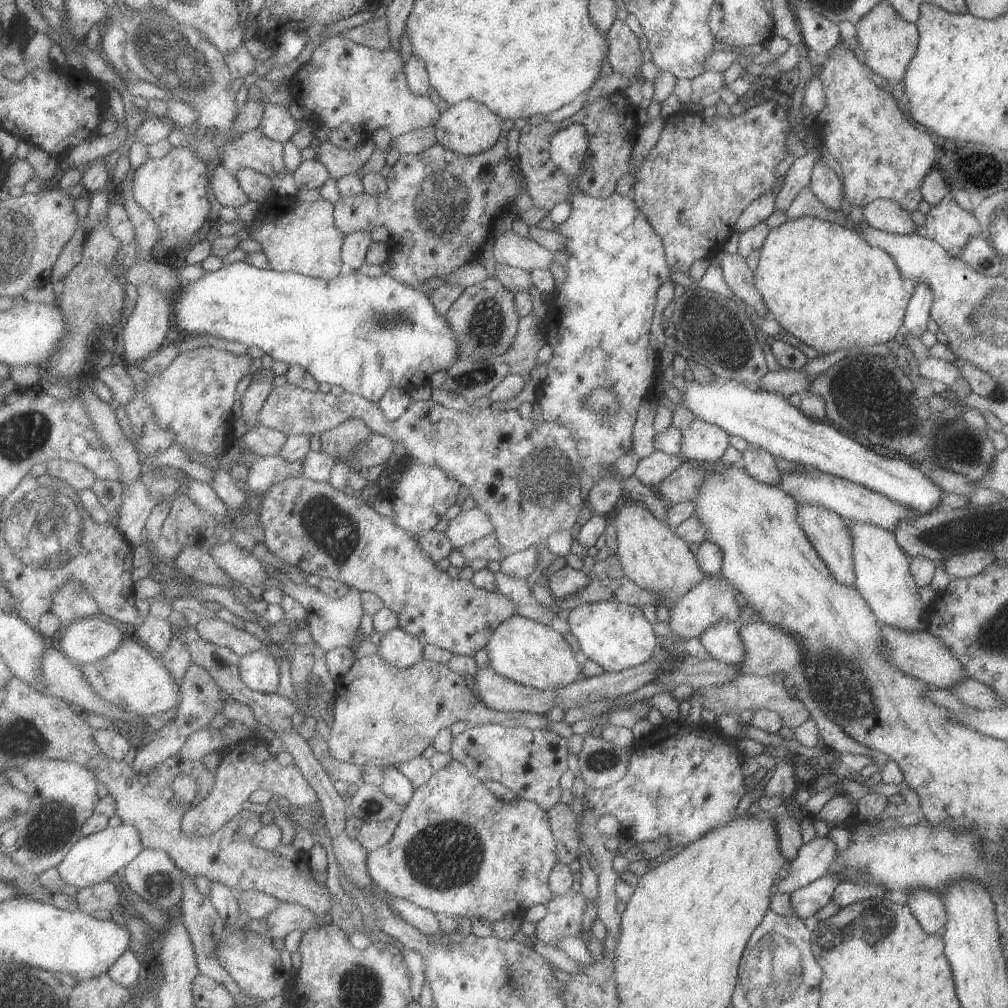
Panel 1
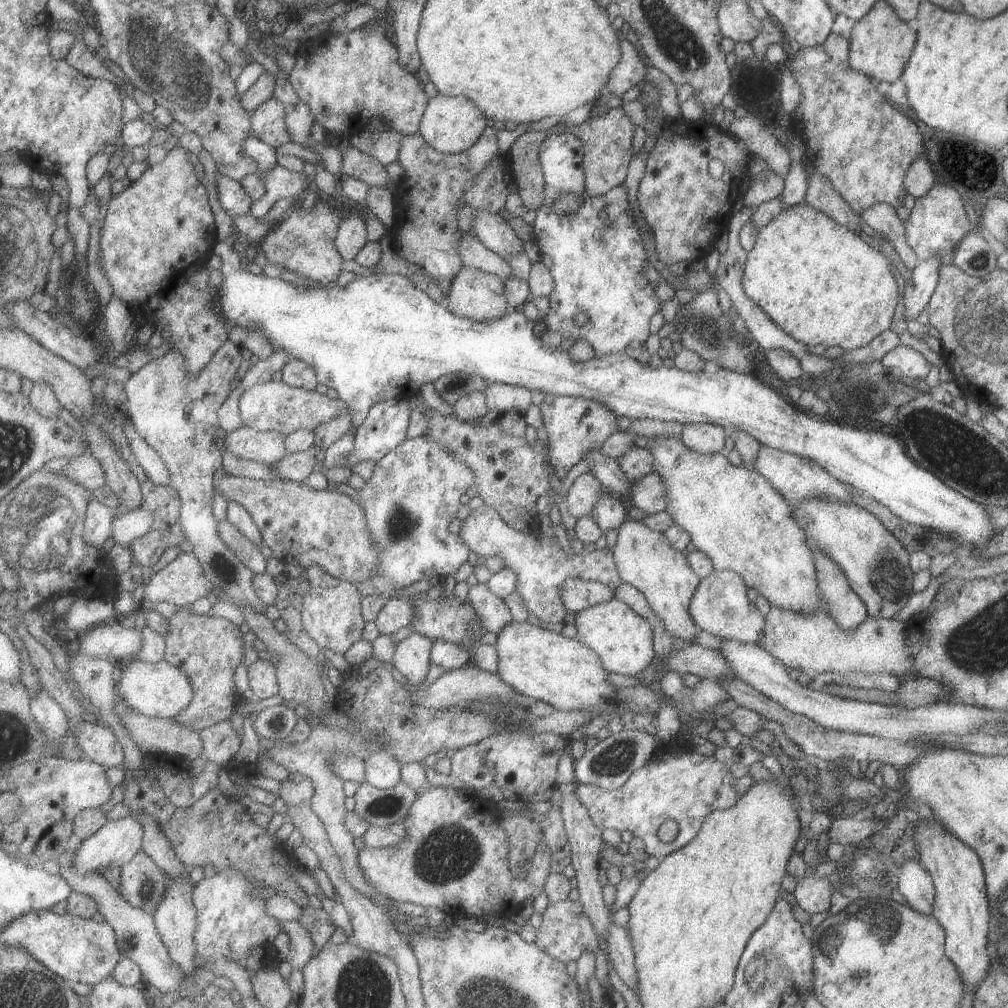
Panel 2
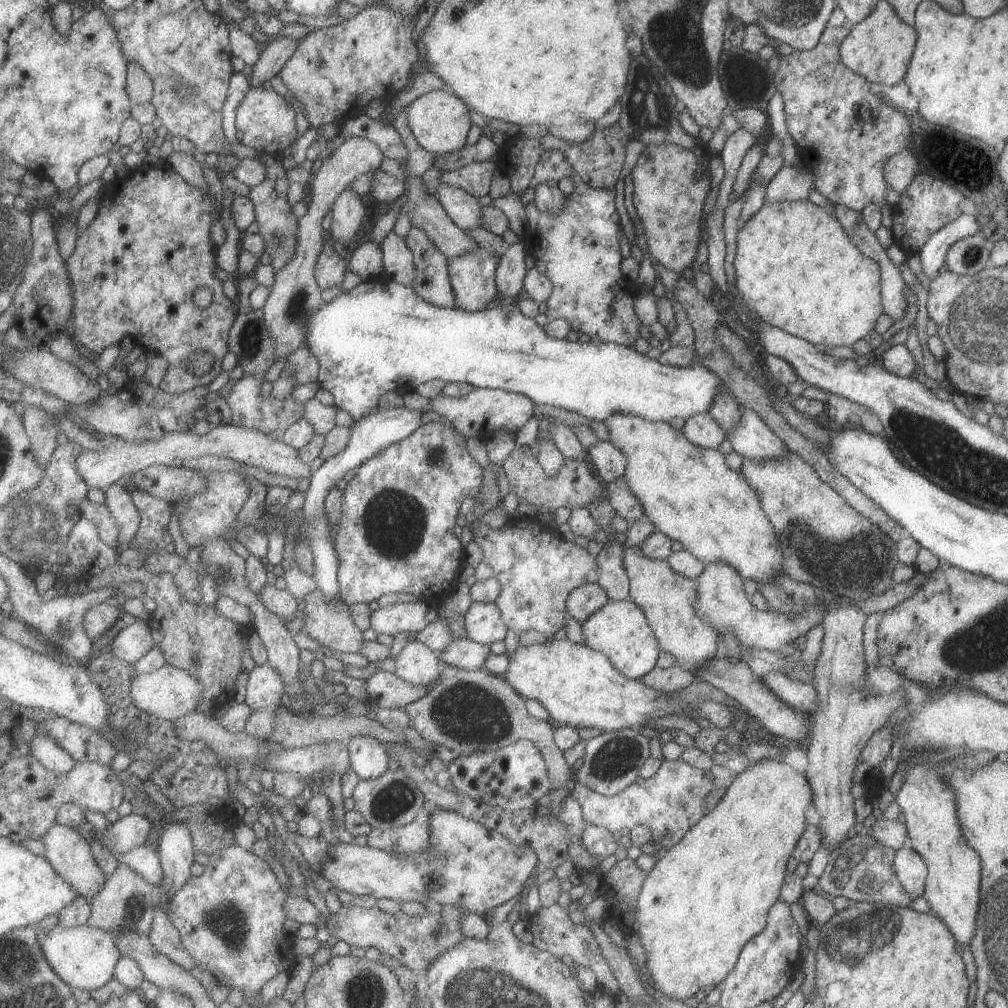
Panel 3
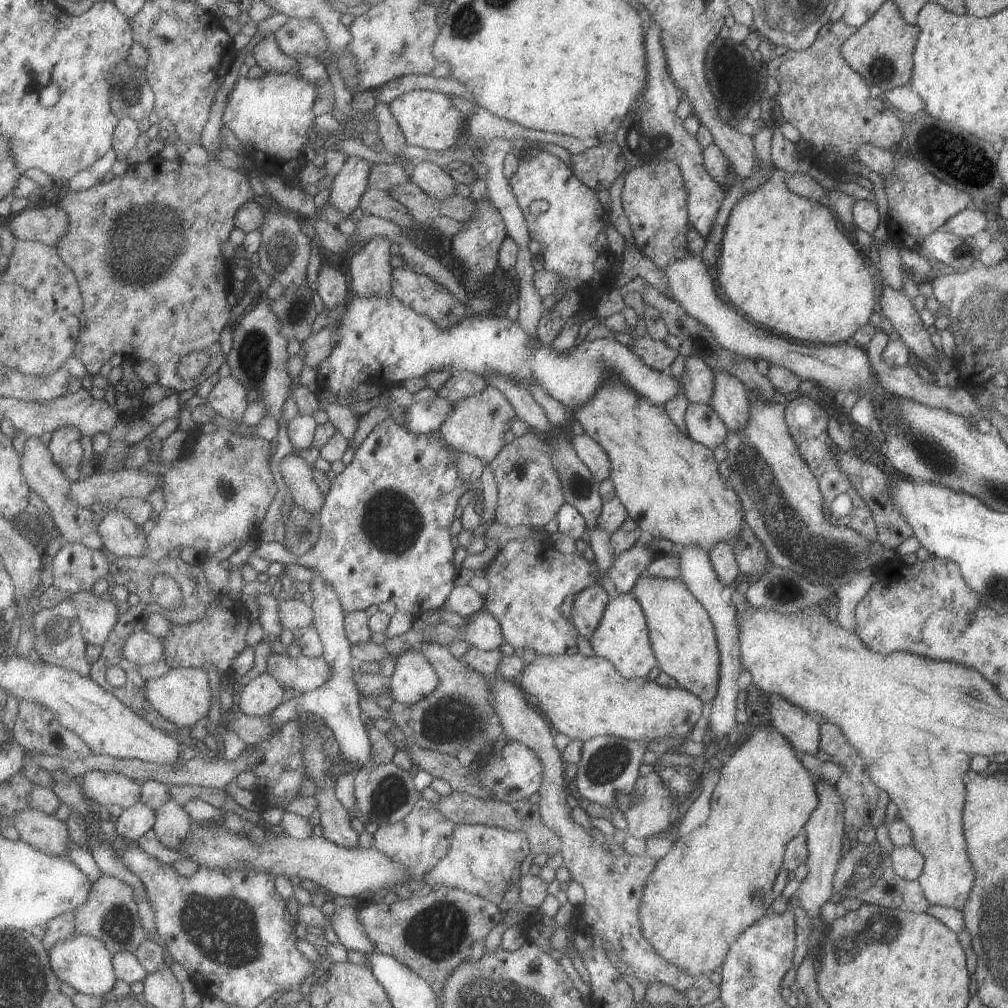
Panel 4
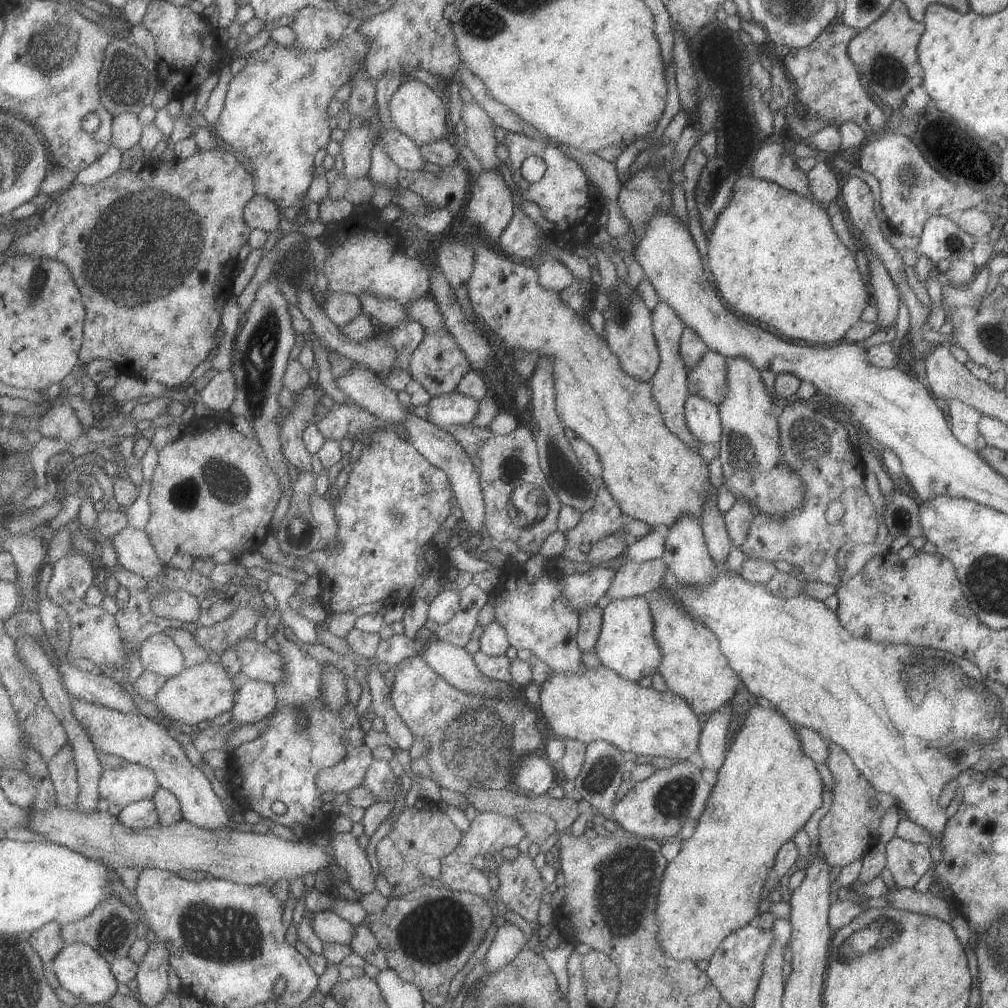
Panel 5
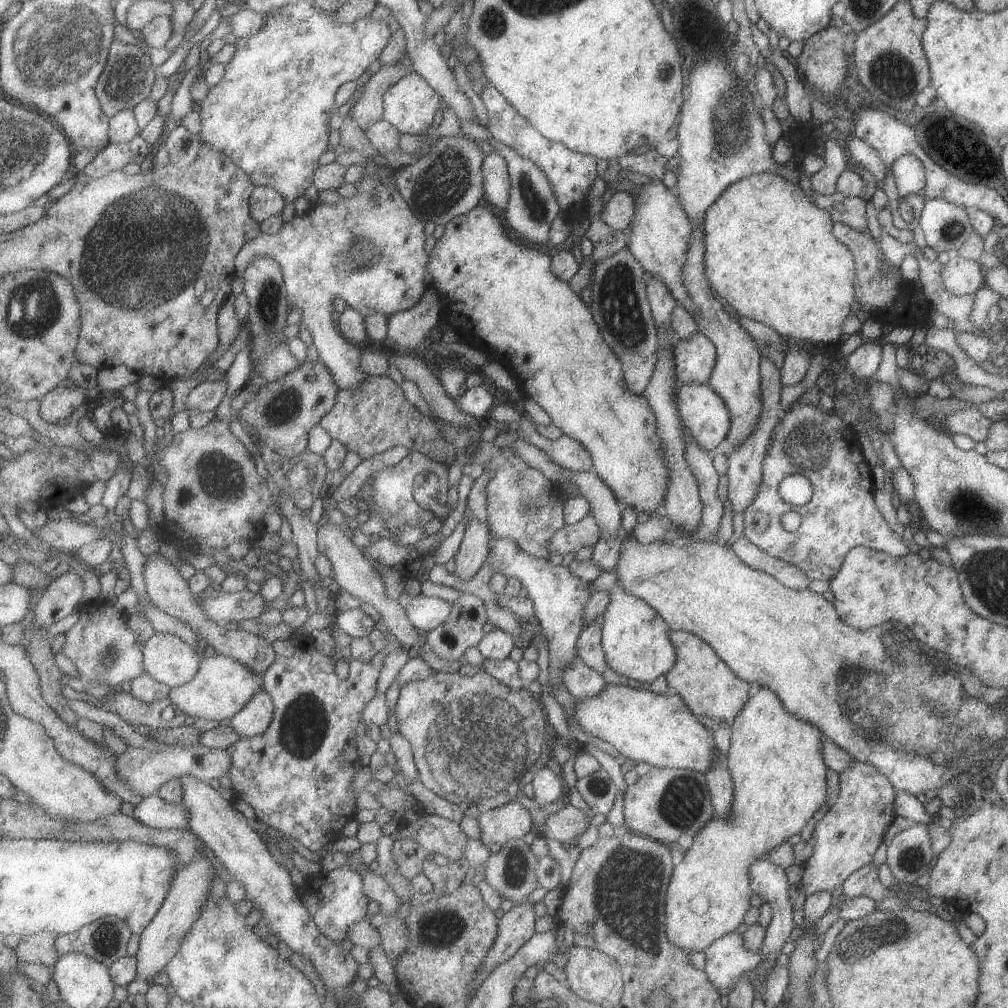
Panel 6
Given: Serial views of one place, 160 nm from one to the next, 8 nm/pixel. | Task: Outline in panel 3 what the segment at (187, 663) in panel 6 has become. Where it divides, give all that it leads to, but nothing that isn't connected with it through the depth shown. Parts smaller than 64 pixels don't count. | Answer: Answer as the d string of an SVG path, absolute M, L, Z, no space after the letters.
M136 620L132 625L124 627L109 644L116 657L135 664L156 645L154 634L149 623Z

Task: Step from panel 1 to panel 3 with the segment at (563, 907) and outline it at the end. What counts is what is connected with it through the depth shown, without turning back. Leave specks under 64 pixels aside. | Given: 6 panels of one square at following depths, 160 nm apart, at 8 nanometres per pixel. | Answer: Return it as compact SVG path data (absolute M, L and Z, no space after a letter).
M556 902L548 907L542 906L535 916L529 918L529 926L533 946L538 947L539 950L550 952L557 958L568 955L575 966L590 968L596 976L598 986L605 987L613 996L616 996L619 990L617 979L603 958L595 937L584 923L571 923L569 915L567 915L567 908L557 905Z

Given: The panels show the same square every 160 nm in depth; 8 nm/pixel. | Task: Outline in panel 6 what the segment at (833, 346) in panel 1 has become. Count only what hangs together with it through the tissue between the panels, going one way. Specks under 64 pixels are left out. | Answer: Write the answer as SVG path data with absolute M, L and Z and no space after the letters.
M754 173L741 178L741 180L733 182L731 186L727 186L723 190L723 194L705 210L705 216L703 216L704 276L707 278L711 290L717 293L721 302L727 303L743 318L769 326L785 340L799 340L814 346L833 344L837 340L843 340L841 326L845 322L845 317L850 314L851 303L855 301L855 296L853 296L855 264L851 252L833 237L832 224L829 214L817 209L815 204L806 198L798 184L793 184L781 176L771 173Z

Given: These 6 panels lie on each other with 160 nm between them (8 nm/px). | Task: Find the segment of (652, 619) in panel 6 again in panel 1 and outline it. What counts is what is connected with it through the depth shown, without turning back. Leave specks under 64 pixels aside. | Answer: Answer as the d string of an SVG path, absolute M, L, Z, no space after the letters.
M599 601L585 603L564 615L568 631L578 641L579 654L595 661L603 671L615 672L648 661L657 651L656 636L640 608L625 603Z

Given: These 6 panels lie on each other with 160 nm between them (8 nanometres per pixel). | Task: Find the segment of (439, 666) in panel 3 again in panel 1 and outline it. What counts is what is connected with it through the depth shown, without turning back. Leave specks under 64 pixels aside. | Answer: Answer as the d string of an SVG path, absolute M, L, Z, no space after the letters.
M400 626L384 634L378 647L378 654L399 668L413 666L424 658L424 644Z

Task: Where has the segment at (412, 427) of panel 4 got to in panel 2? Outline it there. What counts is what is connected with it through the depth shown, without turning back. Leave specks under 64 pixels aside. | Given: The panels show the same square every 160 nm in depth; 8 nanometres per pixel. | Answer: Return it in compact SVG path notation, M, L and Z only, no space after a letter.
M409 396L392 398L391 400L375 405L367 415L365 422L356 427L356 447L352 456L347 460L346 468L351 468L363 460L377 462L394 448L397 448L407 436L409 430L409 420L411 420L411 404Z

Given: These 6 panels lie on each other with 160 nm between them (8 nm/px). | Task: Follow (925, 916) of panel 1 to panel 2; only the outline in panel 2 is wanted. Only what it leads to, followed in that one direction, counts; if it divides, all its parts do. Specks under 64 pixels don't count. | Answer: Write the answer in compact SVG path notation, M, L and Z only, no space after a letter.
M907 859L897 870L896 887L906 900L905 904L915 912L932 916L934 886L926 869L921 869L919 861Z

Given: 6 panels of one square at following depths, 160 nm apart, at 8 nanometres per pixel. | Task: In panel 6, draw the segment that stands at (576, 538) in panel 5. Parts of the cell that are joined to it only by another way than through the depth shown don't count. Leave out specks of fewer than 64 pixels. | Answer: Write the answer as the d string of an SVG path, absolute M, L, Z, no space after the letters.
M588 513L576 524L564 525L559 528L548 541L548 550L550 553L565 555L574 553L583 547L593 546L599 541L600 529L593 516Z

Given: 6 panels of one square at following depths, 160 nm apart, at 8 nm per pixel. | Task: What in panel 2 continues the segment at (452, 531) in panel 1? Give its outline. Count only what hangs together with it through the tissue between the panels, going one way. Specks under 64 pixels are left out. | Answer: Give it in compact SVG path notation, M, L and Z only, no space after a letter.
M487 504L473 509L462 521L459 535L471 547L472 552L486 558L500 556L504 558L506 567L516 574L515 591L523 600L527 612L532 612L542 622L563 622L566 612L561 599L561 586L567 577L582 578L586 581L597 581L611 590L620 584L620 578L613 560L612 549L594 549L592 552L582 551L580 554L567 556L561 550L555 538L533 536L529 531L521 534L503 521L495 507Z

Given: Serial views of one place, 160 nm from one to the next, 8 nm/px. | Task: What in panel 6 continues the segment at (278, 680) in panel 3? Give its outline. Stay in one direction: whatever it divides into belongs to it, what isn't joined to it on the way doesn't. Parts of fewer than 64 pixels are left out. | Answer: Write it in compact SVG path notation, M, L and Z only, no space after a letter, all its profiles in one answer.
M263 688L231 719L231 726L243 737L263 734L275 714L274 698Z

